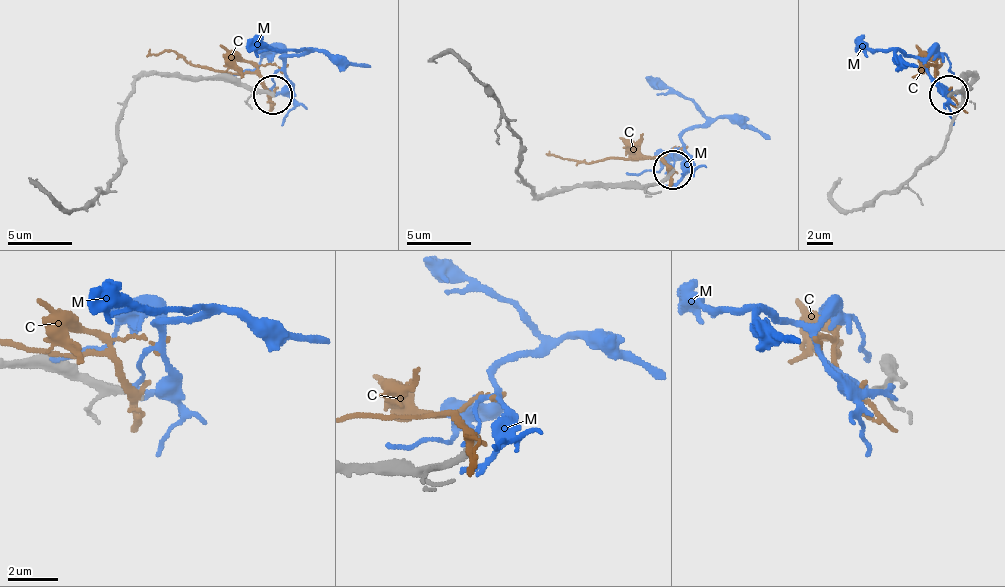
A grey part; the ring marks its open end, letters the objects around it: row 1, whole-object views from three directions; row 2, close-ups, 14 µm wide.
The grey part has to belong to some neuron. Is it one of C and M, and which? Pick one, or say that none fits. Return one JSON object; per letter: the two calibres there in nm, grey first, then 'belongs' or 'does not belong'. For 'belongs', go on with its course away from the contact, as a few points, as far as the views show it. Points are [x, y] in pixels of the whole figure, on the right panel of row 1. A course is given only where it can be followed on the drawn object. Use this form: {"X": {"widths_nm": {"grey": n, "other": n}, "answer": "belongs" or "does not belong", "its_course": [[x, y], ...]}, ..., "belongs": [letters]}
{"C": {"widths_nm": {"grey": 320, "other": 300}, "answer": "does not belong"}, "M": {"widths_nm": {"grey": 360, "other": 170}, "answer": "does not belong"}, "belongs": []}

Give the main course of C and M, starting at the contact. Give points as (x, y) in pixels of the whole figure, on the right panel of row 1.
C: (951, 94), (935, 74), (941, 64), (938, 51), (935, 55), (928, 48)
M: (951, 90), (912, 55), (896, 48), (863, 48), (853, 38)

